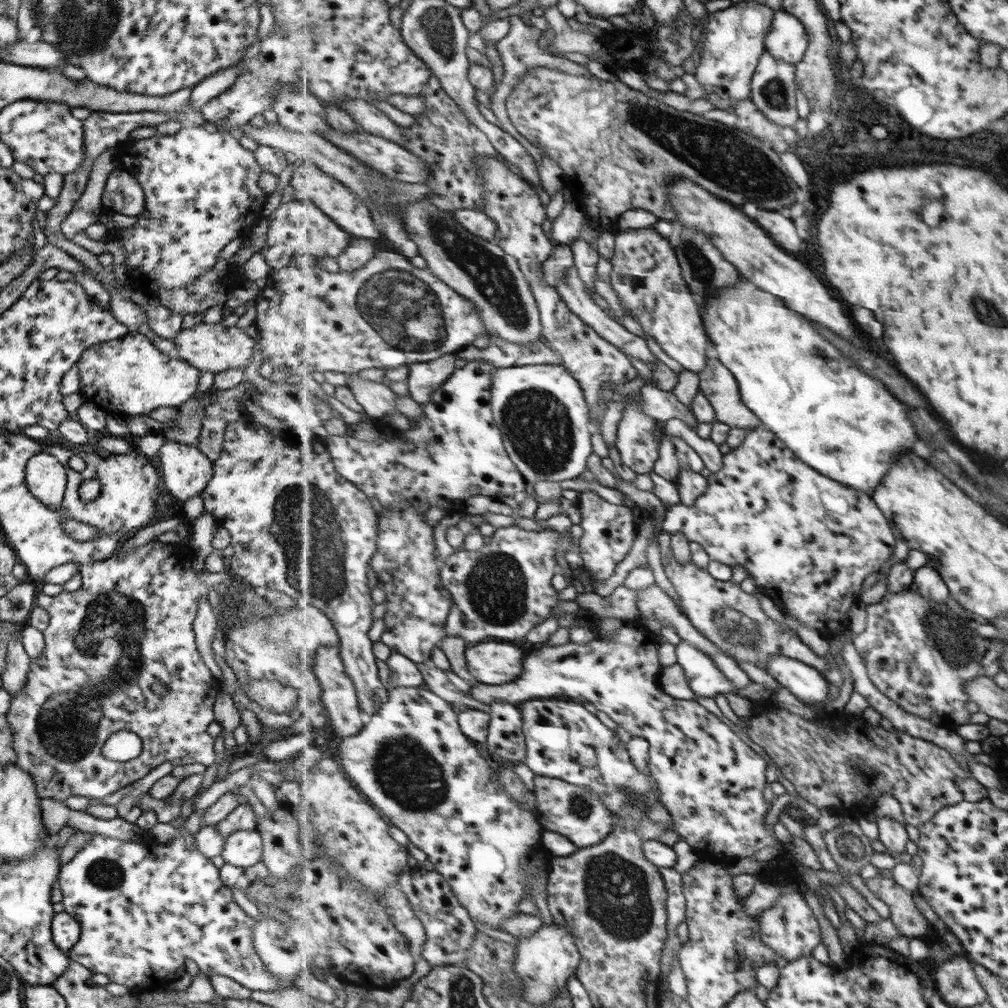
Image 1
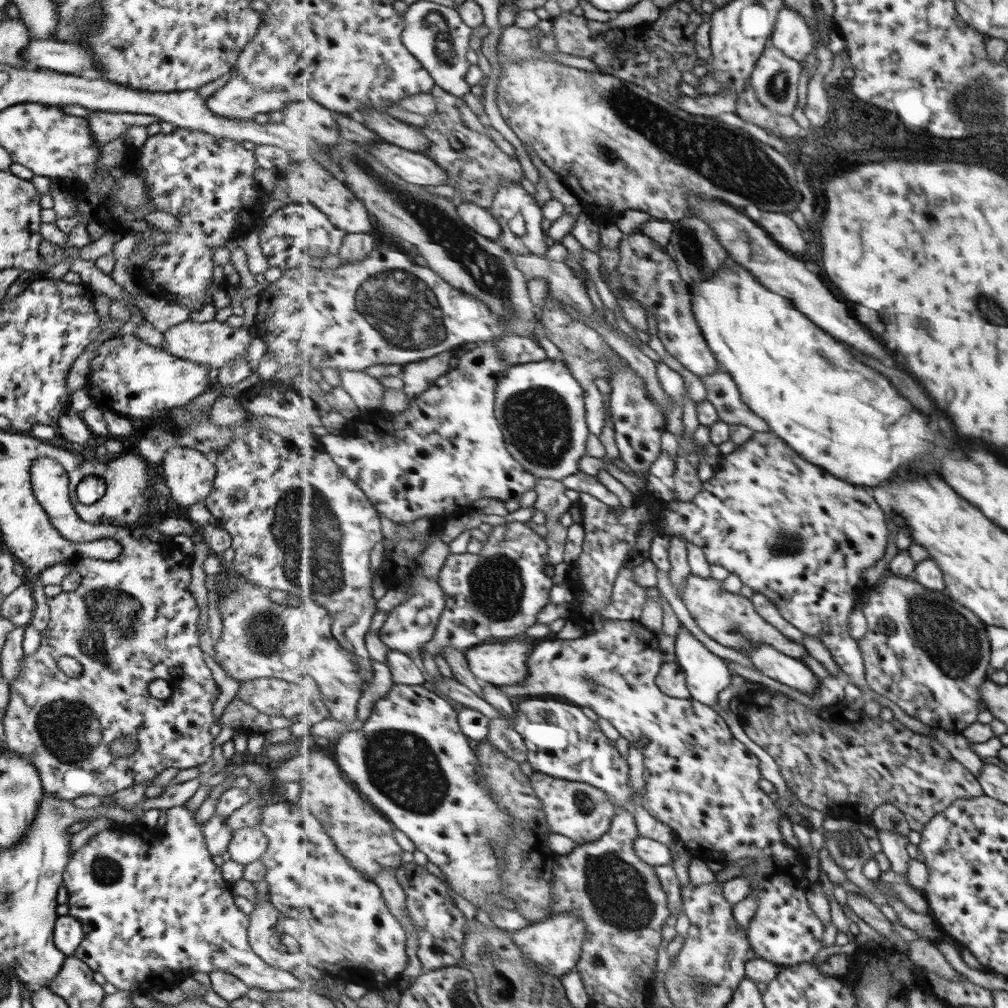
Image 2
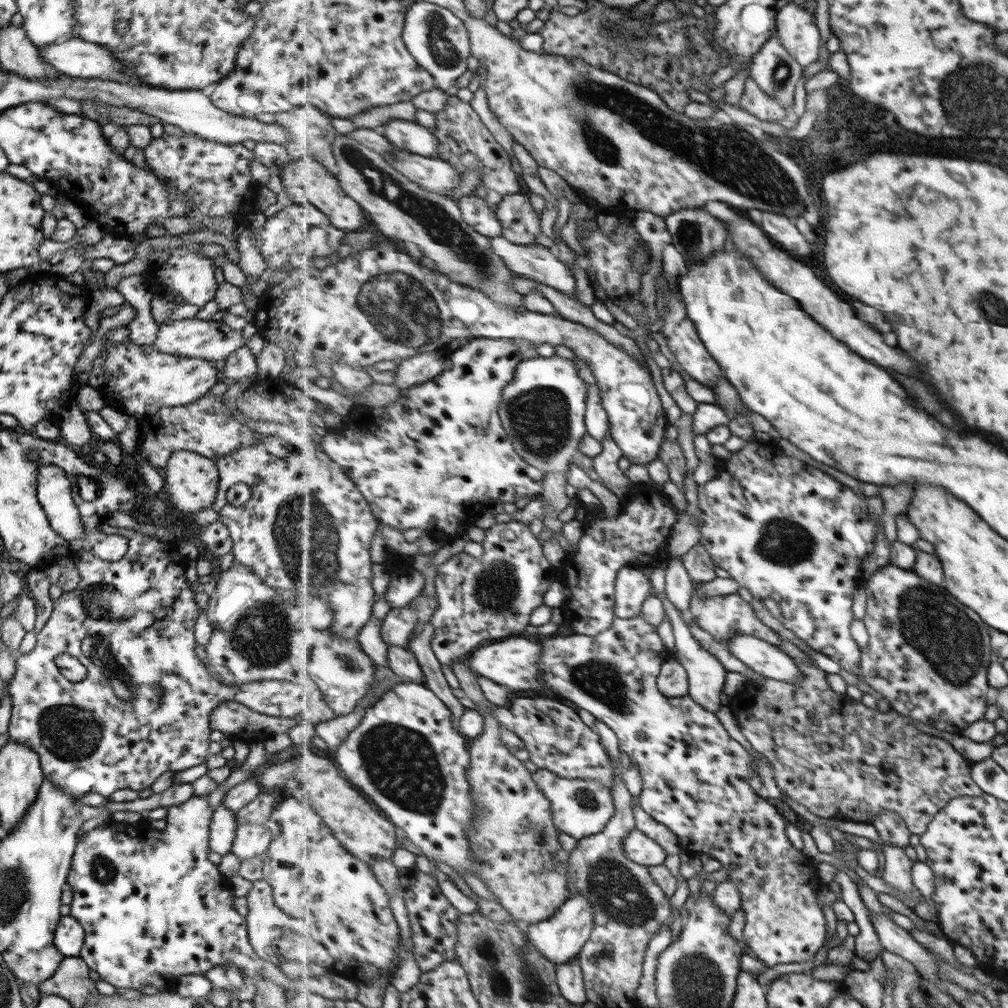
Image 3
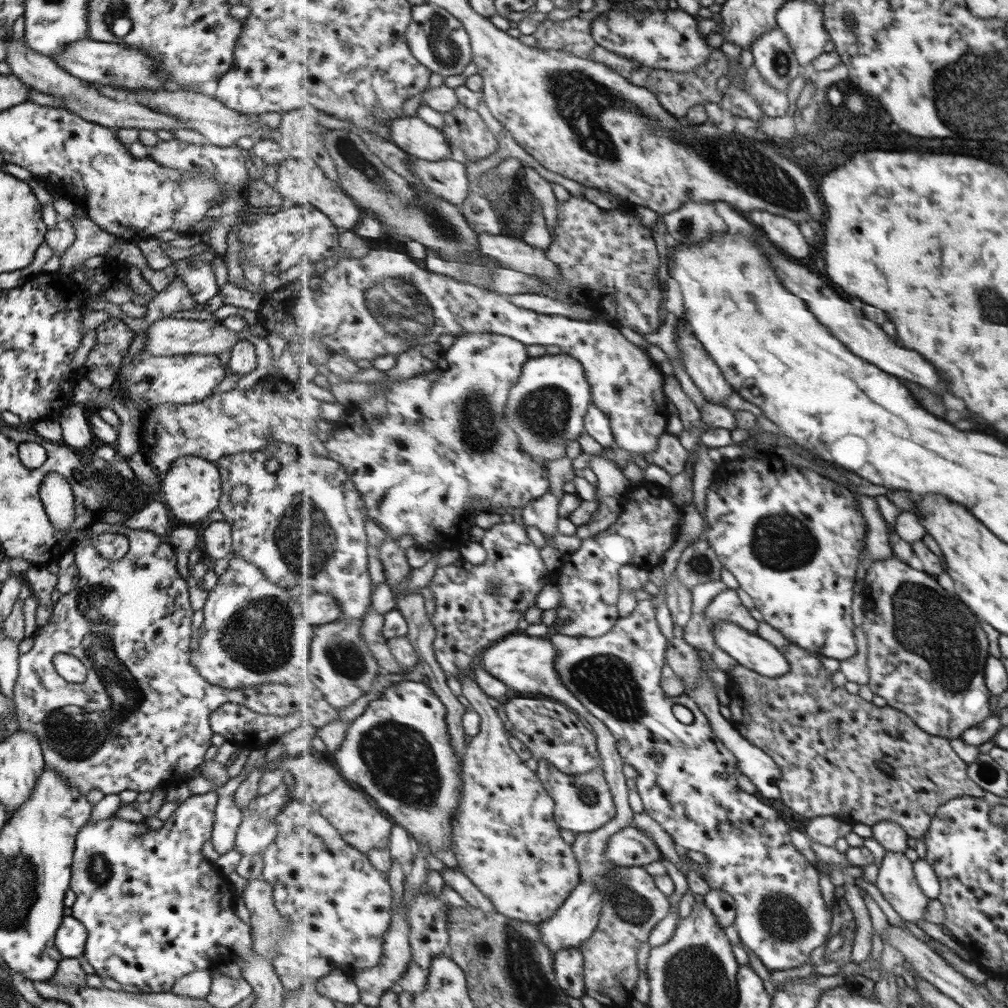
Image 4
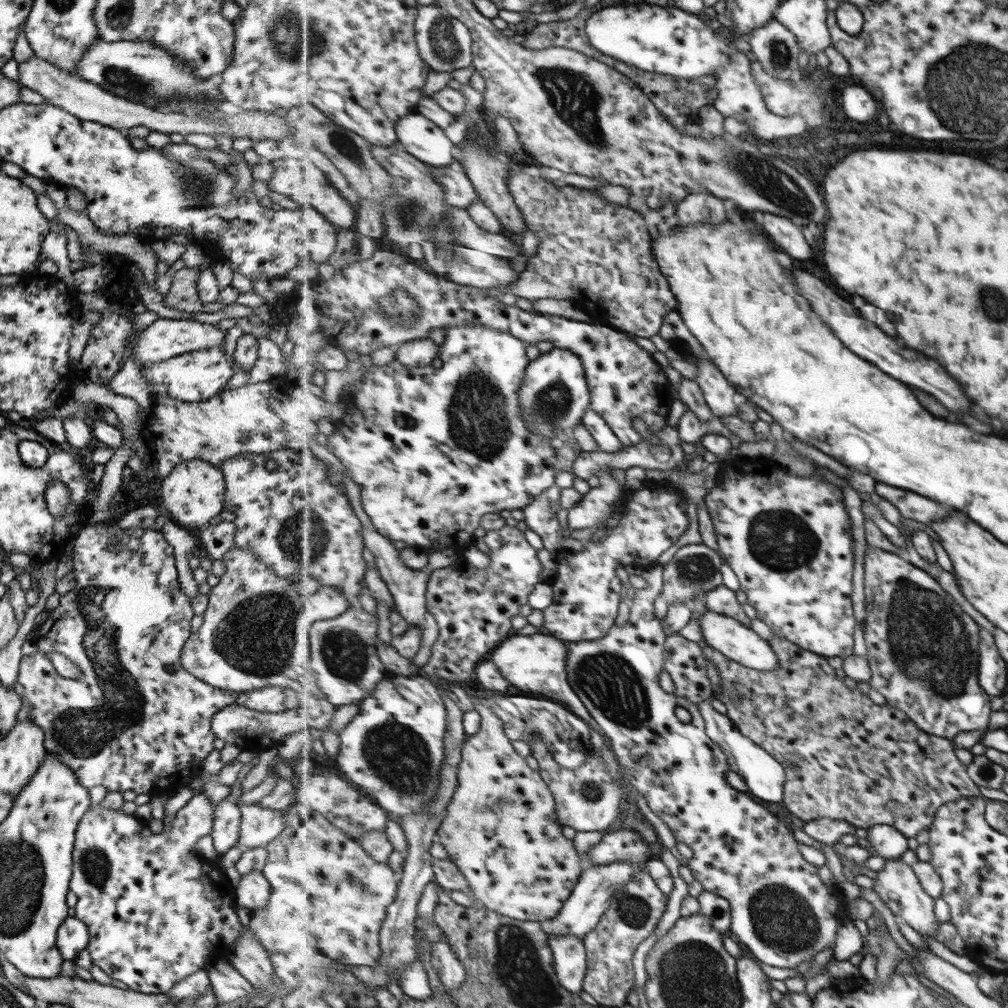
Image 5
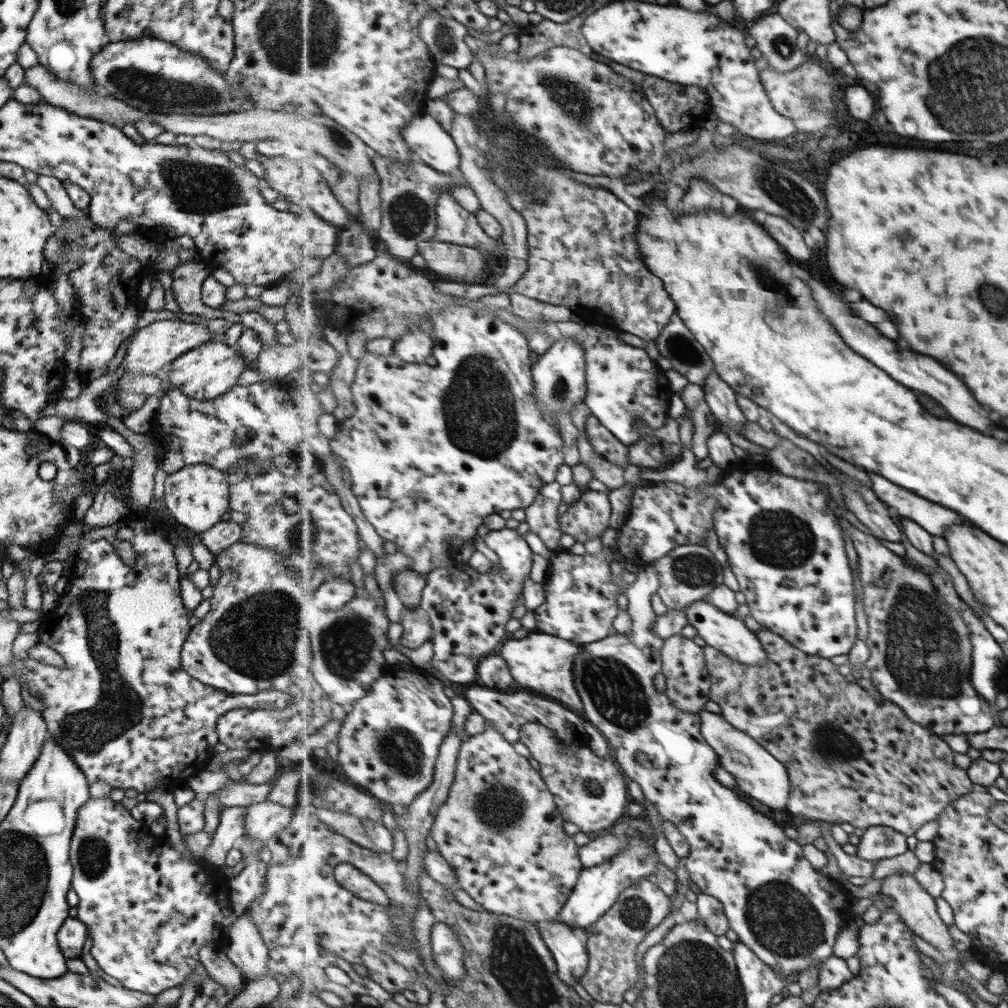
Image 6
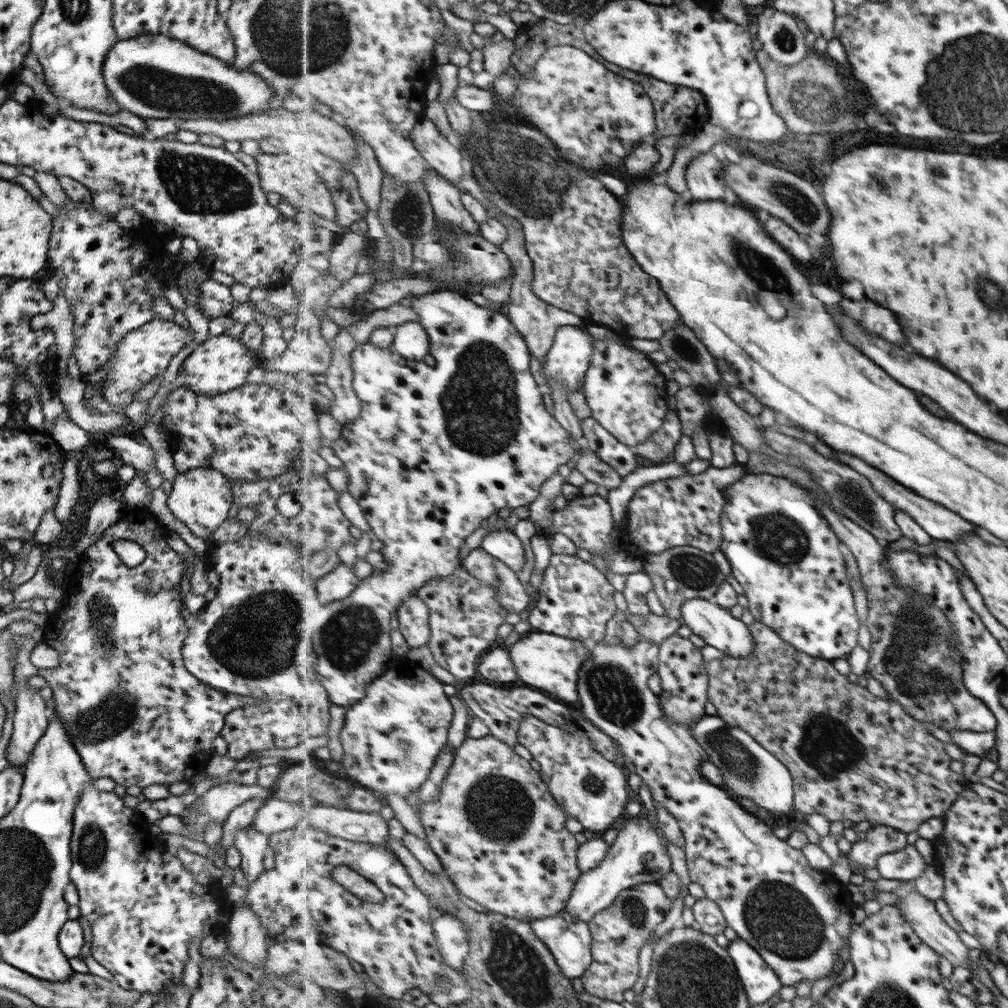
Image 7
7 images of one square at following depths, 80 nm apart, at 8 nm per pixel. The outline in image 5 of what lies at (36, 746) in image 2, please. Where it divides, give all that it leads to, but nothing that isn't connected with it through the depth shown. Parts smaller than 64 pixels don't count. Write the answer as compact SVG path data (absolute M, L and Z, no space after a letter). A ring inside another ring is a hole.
M94 524L82 525L81 529L74 536L72 554L72 573L74 574L75 586L65 594L58 598L58 606L49 611L48 617L43 623L34 630L33 646L37 648L35 654L22 656L18 665L17 679L14 682L12 690L15 695L21 699L21 703L29 704L28 720L33 724L41 727L43 731L43 746L46 752L54 754L55 759L59 763L69 767L75 775L77 782L86 789L92 786L104 786L106 792L120 792L124 790L132 790L136 794L145 794L161 791L161 788L176 784L179 788L187 786L189 782L200 775L201 762L213 750L214 734L210 729L211 716L215 712L219 712L225 706L236 704L243 706L245 709L253 710L258 714L273 714L300 708L303 698L289 688L277 688L278 686L263 686L258 690L251 692L227 692L217 688L209 687L209 684L197 680L191 676L189 672L185 672L180 664L180 655L185 641L189 638L190 626L189 619L193 618L190 602L187 595L181 590L180 584L176 579L176 568L174 565L174 550L173 547L163 538L160 531L153 529L144 529L141 527L131 527L123 529L119 534L111 536L111 539L105 538L109 536L109 532L97 532ZM116 540L121 544L121 549L108 550L106 546ZM47 653L58 653L65 656L69 662L75 664L77 670L81 672L81 679L70 680L57 675L49 660L45 658Z

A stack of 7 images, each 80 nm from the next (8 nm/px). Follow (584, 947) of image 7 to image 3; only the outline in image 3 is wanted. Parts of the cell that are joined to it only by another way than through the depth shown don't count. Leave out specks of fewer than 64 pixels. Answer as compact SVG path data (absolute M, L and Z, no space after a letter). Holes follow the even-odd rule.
M579 956L567 964L557 964L556 975L564 997L573 1004L585 1004L588 1000L586 982Z

